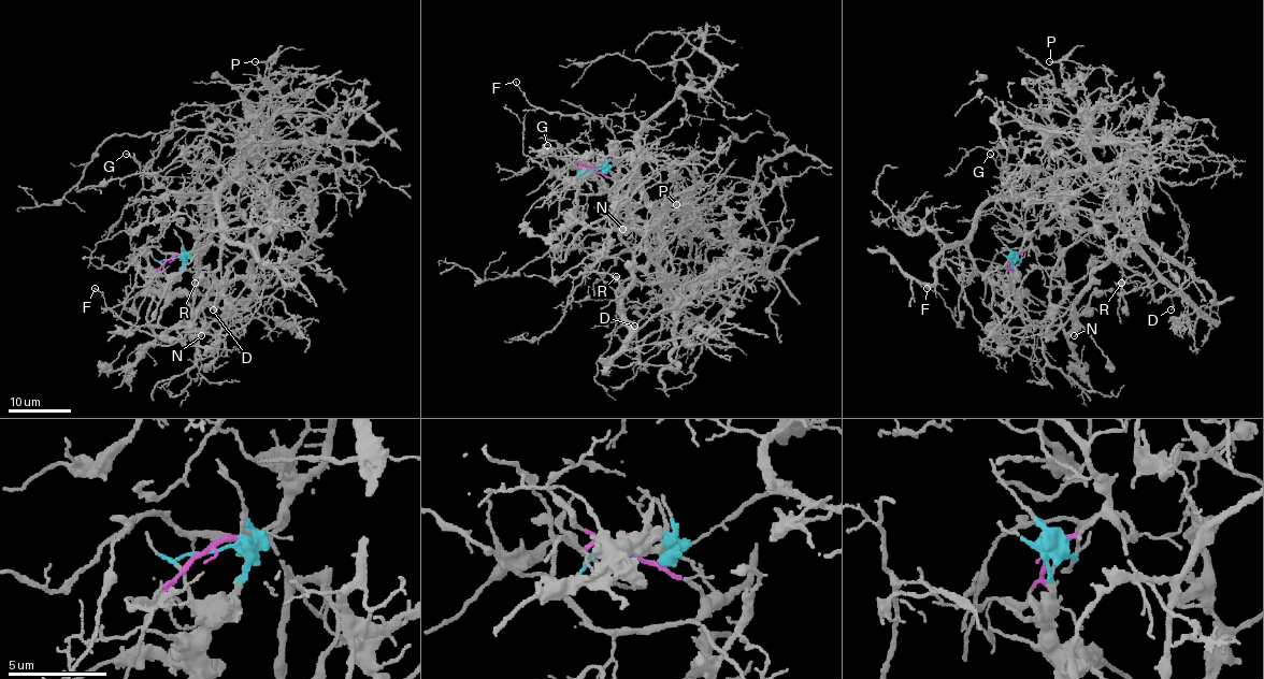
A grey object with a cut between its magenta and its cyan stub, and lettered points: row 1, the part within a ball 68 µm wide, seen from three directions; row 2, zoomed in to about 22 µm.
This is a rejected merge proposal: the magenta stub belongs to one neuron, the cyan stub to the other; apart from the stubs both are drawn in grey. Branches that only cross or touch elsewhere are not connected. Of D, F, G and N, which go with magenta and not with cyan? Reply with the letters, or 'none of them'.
F, G

